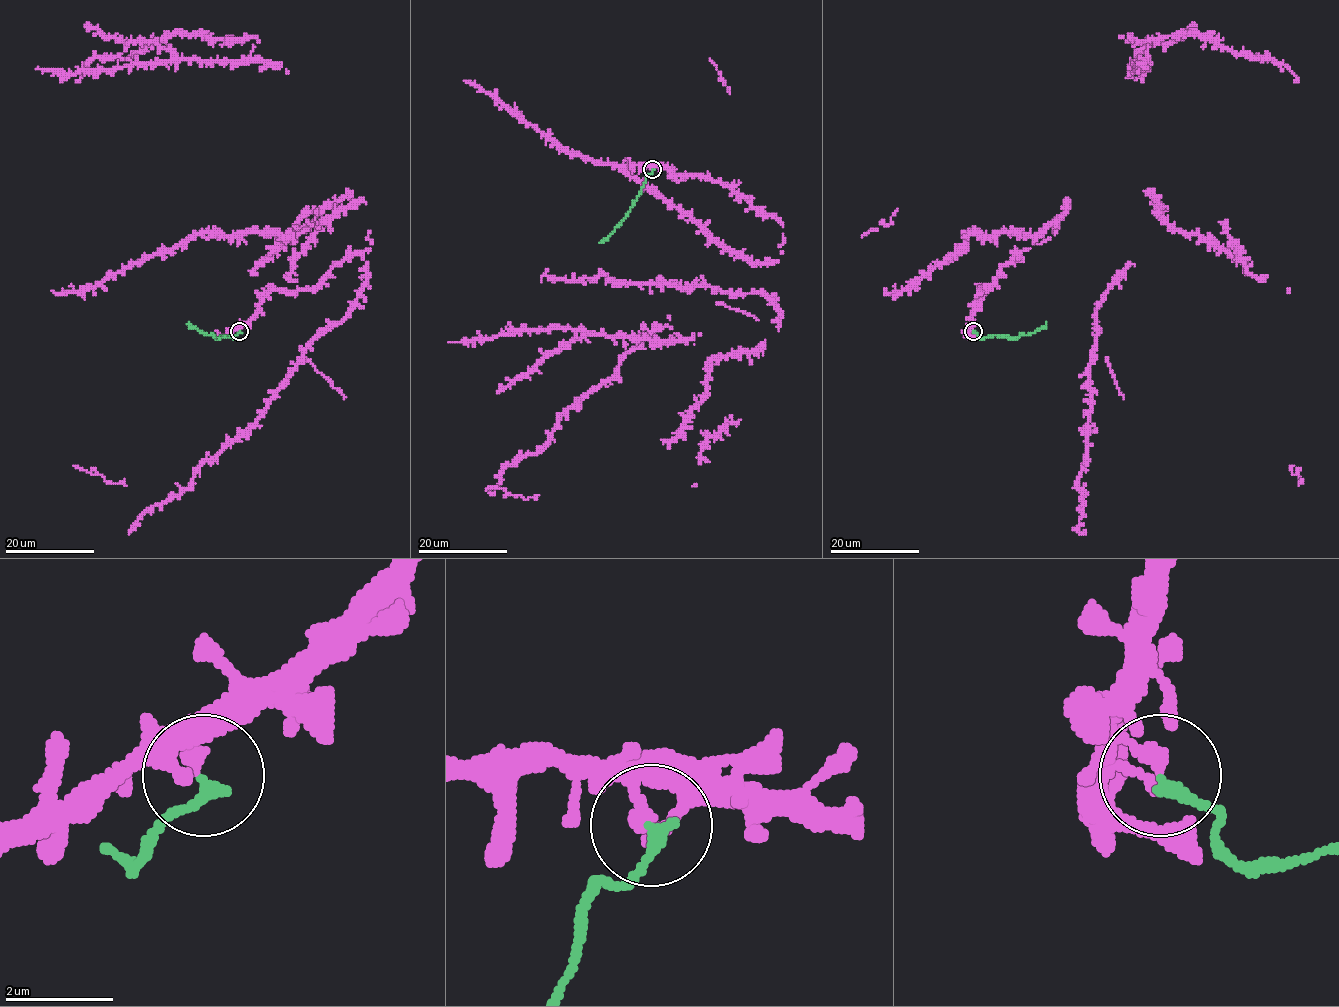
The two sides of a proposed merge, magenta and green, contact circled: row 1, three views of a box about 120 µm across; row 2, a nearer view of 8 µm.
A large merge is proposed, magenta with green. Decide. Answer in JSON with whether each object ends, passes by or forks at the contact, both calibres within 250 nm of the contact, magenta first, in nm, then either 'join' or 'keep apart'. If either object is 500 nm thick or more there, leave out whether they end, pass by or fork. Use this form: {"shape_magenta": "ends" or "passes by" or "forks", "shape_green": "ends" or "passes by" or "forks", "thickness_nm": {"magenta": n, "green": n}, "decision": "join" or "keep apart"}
{"shape_magenta": "ends", "shape_green": "ends", "thickness_nm": {"magenta": 280, "green": 240}, "decision": "keep apart"}

